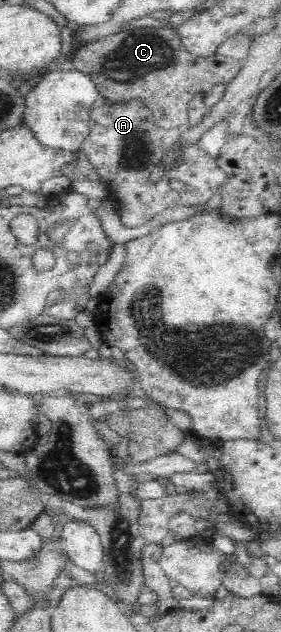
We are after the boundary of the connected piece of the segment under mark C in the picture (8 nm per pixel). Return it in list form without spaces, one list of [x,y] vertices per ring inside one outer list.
[[[135,27],[134,29],[127,29],[124,31],[117,32],[116,34],[110,35],[105,39],[98,39],[94,42],[89,42],[88,44],[83,44],[78,47],[77,53],[74,57],[75,69],[86,73],[95,82],[95,87],[97,88],[97,99],[101,96],[105,99],[103,104],[107,105],[117,105],[117,104],[129,104],[129,103],[139,103],[145,108],[149,108],[149,114],[151,114],[151,122],[155,126],[159,126],[163,129],[171,129],[185,124],[189,120],[189,114],[191,109],[188,107],[189,101],[193,99],[195,93],[205,93],[208,89],[211,89],[214,85],[228,84],[242,68],[243,62],[238,59],[233,59],[231,57],[225,57],[223,55],[215,53],[213,56],[201,57],[200,55],[193,55],[189,53],[189,50],[182,44],[181,36],[178,34],[177,29],[169,27]]]

